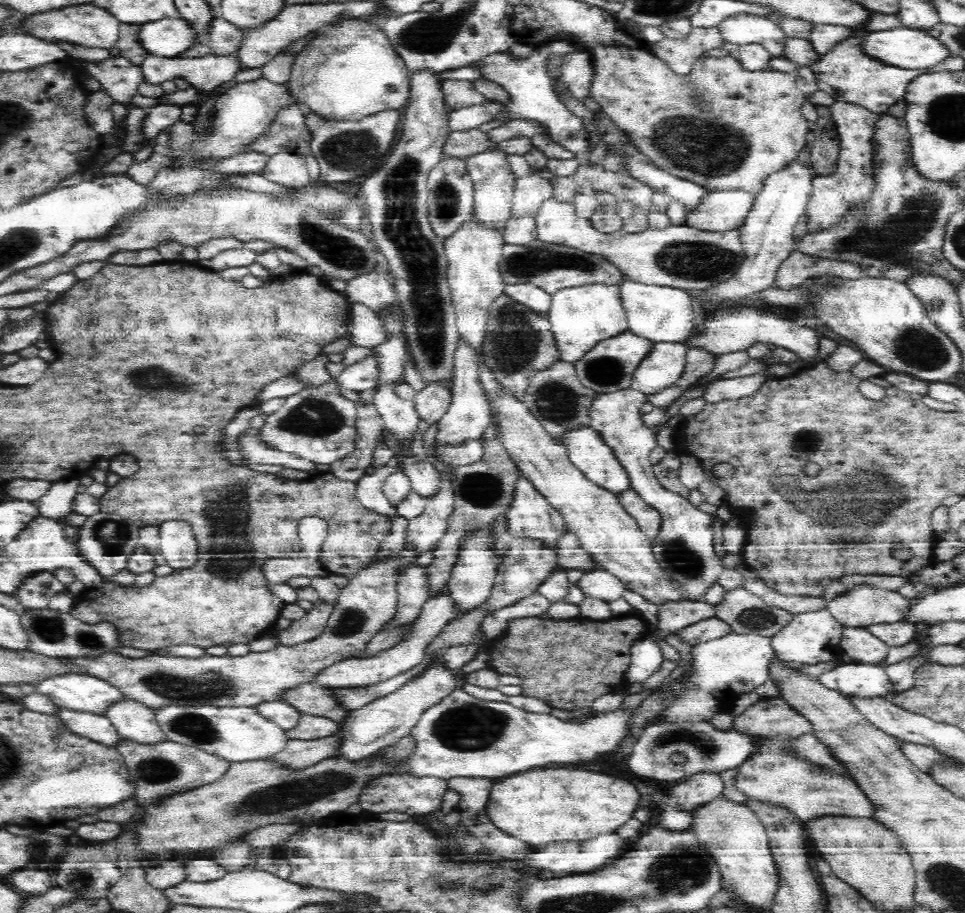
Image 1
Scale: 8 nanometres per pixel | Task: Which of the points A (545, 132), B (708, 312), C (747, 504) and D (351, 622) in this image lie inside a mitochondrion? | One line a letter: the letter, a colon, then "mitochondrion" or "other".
A: other
B: other
C: other
D: mitochondrion

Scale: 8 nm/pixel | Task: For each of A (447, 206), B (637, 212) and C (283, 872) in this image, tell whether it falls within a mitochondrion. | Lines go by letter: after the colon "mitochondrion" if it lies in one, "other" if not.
A: mitochondrion
B: other
C: other

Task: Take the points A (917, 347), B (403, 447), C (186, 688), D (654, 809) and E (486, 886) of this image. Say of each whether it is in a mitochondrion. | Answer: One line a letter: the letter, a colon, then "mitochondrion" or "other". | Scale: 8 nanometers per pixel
A: mitochondrion
B: other
C: mitochondrion
D: other
E: mitochondrion

